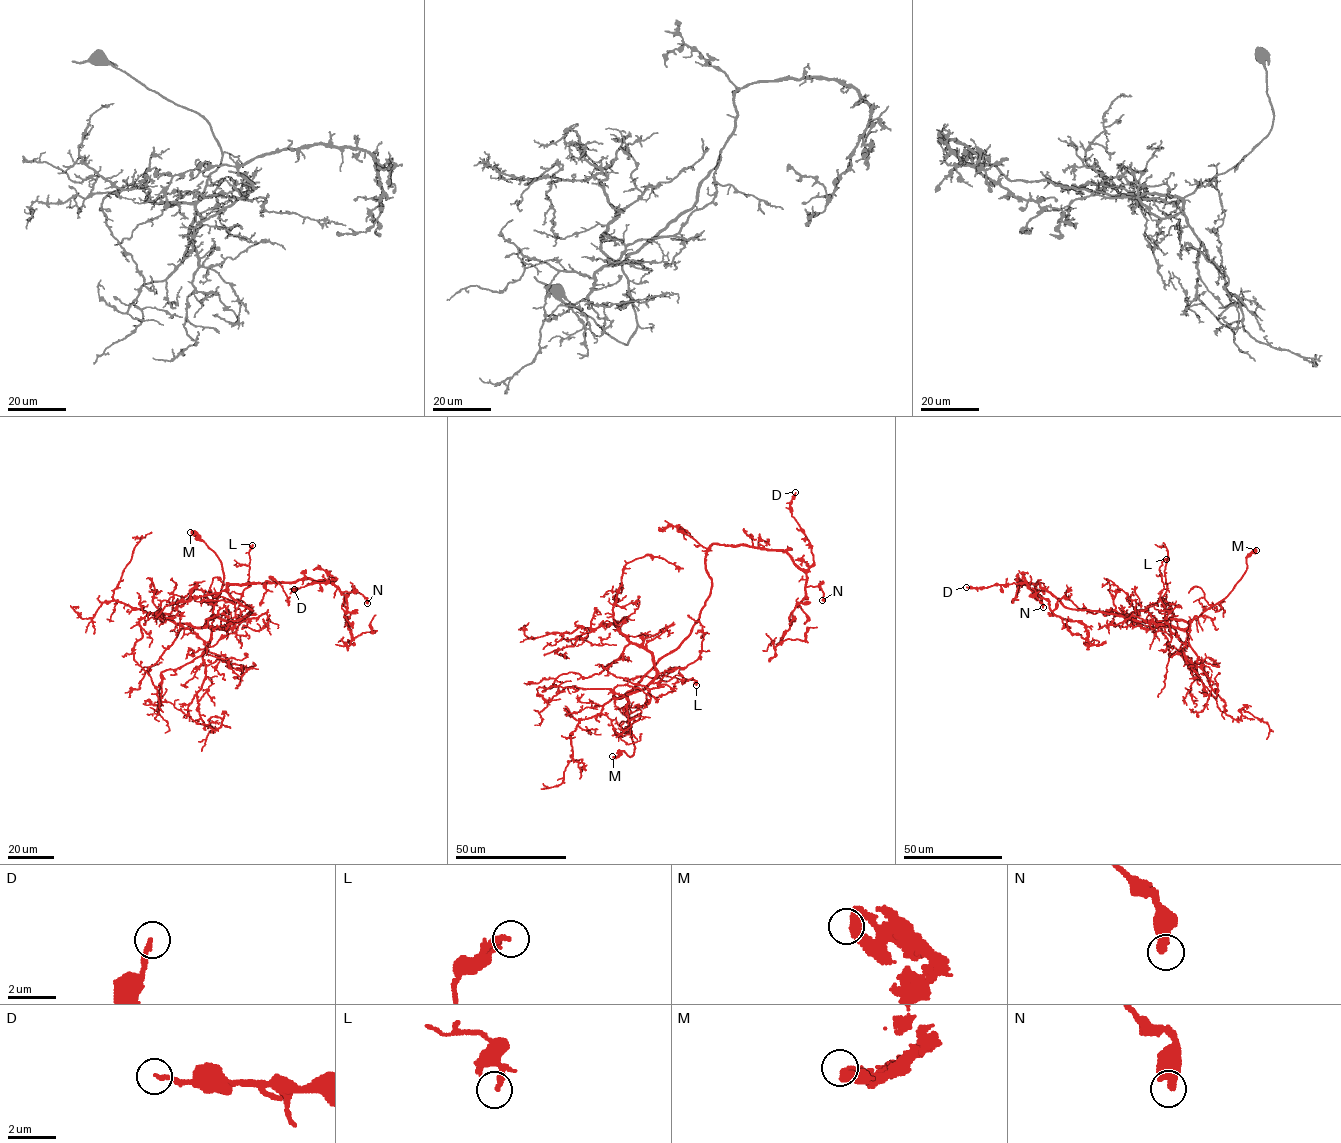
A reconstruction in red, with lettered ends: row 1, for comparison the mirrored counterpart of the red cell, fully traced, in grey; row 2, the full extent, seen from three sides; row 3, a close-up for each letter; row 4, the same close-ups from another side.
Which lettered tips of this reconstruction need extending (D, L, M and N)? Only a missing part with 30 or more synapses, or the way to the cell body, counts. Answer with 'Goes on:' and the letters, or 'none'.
Goes on: M

